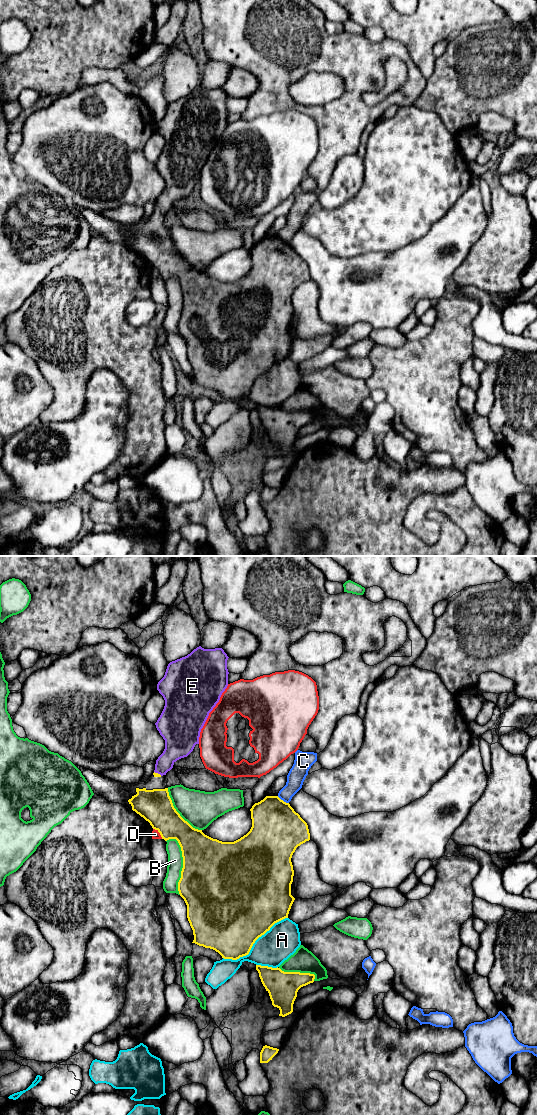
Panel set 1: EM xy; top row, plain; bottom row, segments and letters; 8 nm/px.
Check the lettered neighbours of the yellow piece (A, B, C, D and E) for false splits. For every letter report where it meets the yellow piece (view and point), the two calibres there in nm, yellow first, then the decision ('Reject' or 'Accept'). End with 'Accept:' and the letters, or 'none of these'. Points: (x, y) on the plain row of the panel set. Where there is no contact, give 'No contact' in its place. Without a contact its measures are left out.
A: Touches yellow at xy (253, 383). Thickness 500 nm (yellow) against 280 nm. Reject
B: Touches yellow at xy (183, 304). Thickness 500 nm (yellow) against 130 nm. Reject
C: Touches yellow at xy (282, 240). Thickness 420 nm (yellow) against 140 nm. Reject
D: Touches yellow at xy (159, 272). Thickness 280 nm (yellow) against 60 nm. Reject
E: Touches yellow at xy (157, 213). Thickness 30 nm (yellow) against 180 nm. Accept
Accept: E

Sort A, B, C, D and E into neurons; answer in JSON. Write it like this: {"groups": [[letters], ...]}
{"groups": [["A"], ["B"], ["C"], ["D"], ["E"]]}

